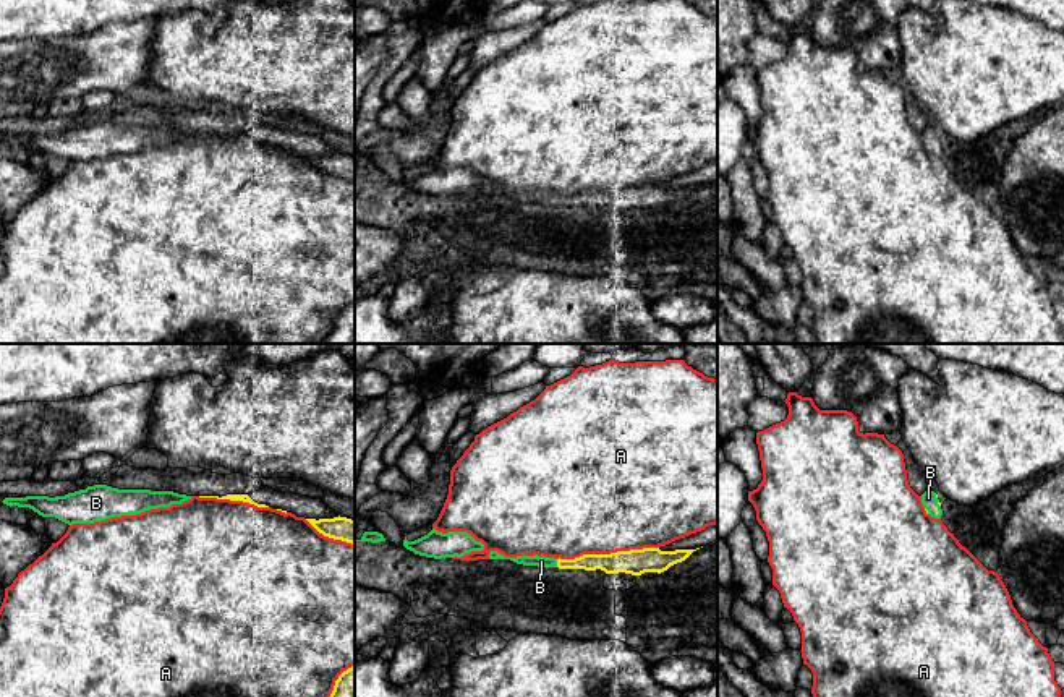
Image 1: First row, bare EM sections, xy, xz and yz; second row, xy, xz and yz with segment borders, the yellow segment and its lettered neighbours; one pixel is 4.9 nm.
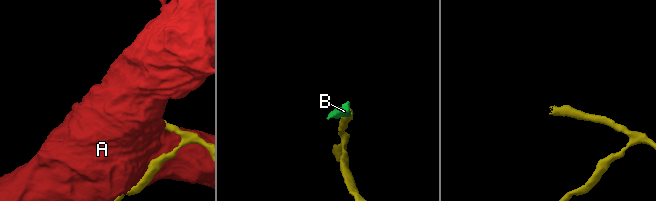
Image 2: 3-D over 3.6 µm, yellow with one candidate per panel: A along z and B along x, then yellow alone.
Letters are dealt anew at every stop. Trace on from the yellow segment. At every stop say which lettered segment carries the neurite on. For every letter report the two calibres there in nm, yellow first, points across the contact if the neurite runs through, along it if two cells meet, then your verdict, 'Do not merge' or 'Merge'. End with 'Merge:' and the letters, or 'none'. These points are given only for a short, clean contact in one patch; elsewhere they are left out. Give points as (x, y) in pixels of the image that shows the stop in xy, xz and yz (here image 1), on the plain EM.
A: Thickness 130 nm (yellow) against 480 nm. Do not merge
B: Thickness 90 nm (yellow) against 60 nm. Path across: xz (608, 200), (557, 200), (541, 198). Merge
Merge: B

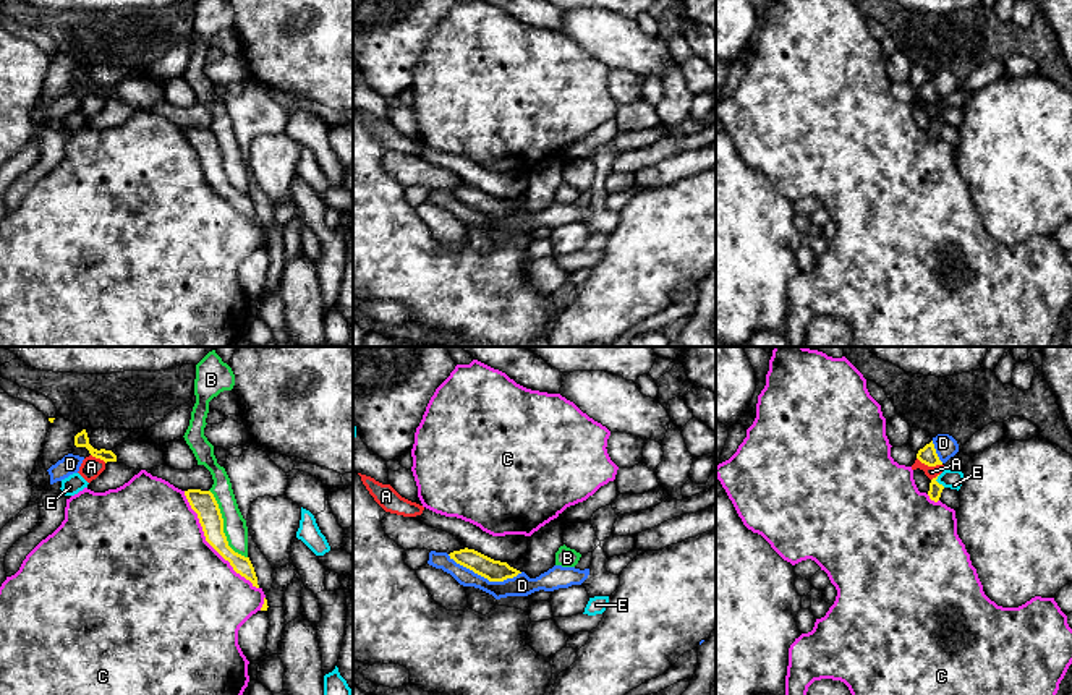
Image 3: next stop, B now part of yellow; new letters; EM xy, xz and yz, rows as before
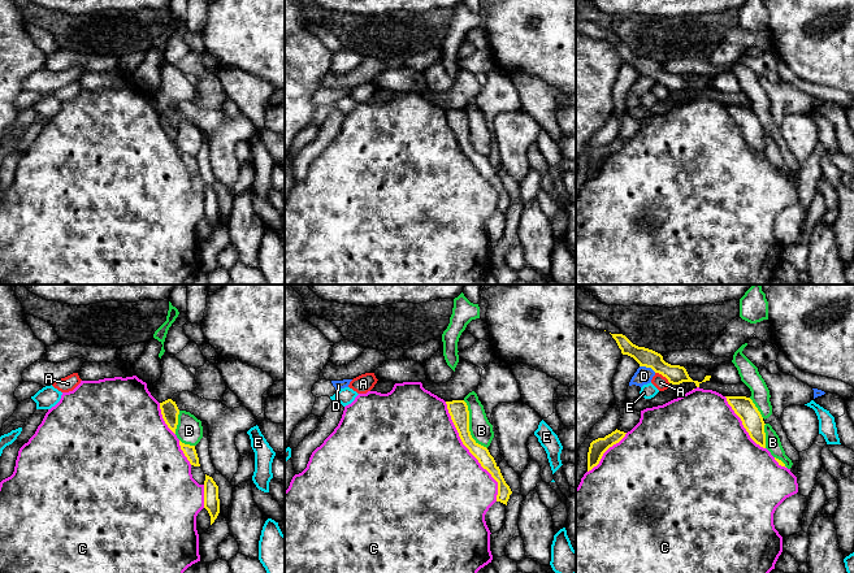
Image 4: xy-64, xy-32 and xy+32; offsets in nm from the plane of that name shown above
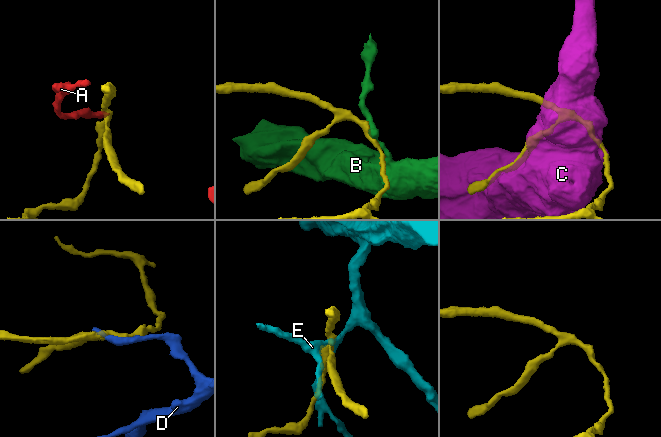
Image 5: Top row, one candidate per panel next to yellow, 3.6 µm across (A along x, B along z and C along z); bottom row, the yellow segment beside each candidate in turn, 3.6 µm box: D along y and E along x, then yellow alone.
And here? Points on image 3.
A: Thickness 90 nm (yellow) against 60 nm. Boundary: yz (917, 94), (928, 102), (941, 102). Do not merge
B: Thickness 120 nm (yellow) against 120 nm. Boundary: xy (209, 127), (217, 141), (227, 180), (246, 195). Do not merge
C: Thickness 120 nm (yellow) against 500 nm. Do not merge
D: Thickness 110 nm (yellow) against 110 nm. Boundary: xz (447, 191), (489, 217), (506, 217), (522, 209). Do not merge
E: Thickness 70 nm (yellow) against 100 nm. Do not merge
Merge: none

